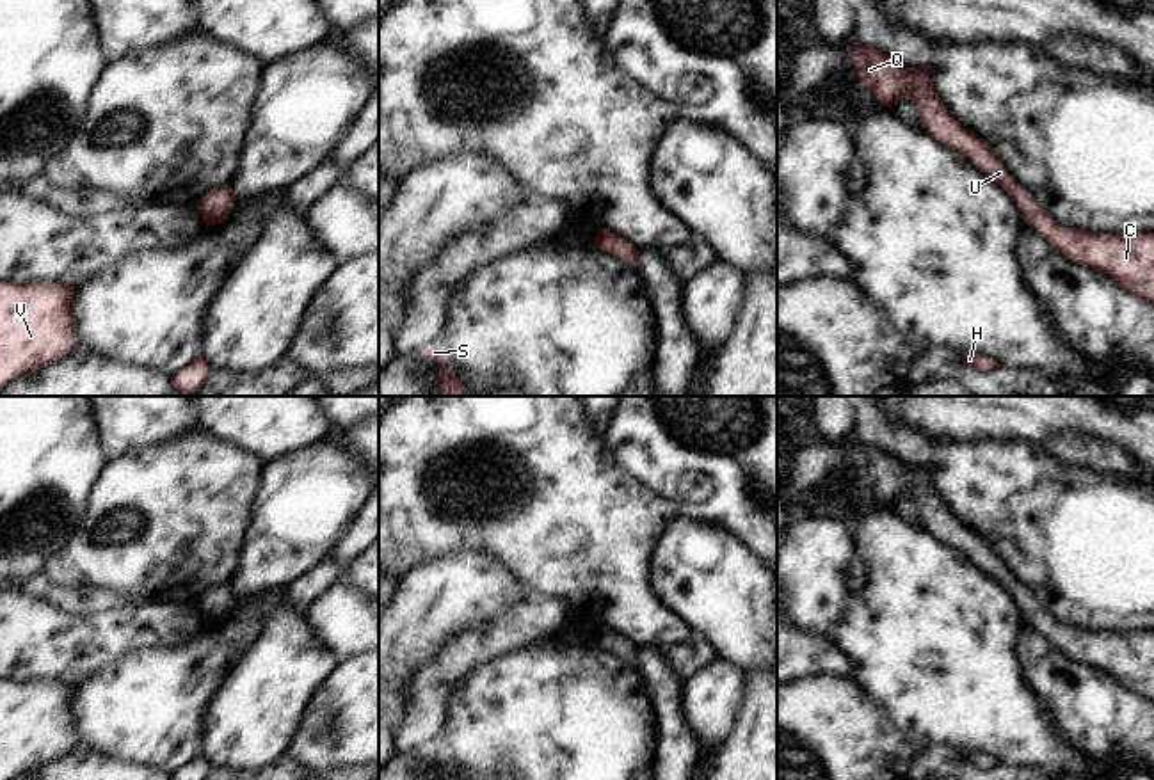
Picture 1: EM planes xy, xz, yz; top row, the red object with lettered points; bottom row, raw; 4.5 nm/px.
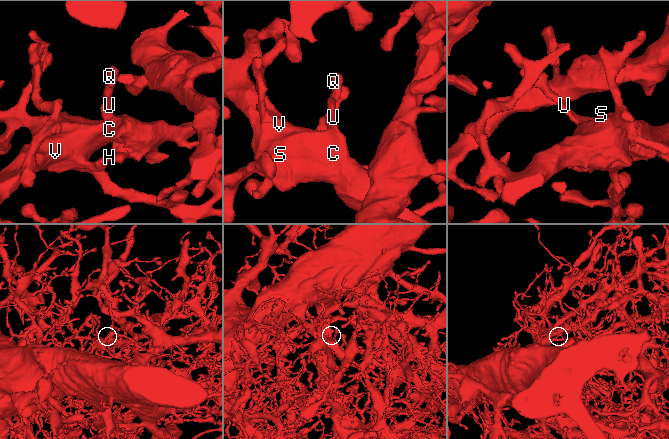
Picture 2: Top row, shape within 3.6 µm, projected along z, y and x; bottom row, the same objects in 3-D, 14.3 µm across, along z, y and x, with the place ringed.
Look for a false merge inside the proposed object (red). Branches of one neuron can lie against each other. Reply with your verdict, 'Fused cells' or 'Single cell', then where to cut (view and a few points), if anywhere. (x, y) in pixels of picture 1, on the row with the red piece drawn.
Single cell. No split.

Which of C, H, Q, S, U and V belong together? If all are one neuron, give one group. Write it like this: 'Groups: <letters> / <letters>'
Groups: C H Q S U V.

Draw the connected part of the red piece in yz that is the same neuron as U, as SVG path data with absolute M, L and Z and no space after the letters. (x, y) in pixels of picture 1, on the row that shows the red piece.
M859 39L848 48L848 55L861 84L878 101L891 107L905 96L926 133L999 183L1019 208L1022 222L1053 249L1078 265L1104 274L1129 295L1154 306L1154 233L1090 233L1060 224L1008 172L989 142L951 115L932 84L928 66L905 68L894 57L864 46Z

